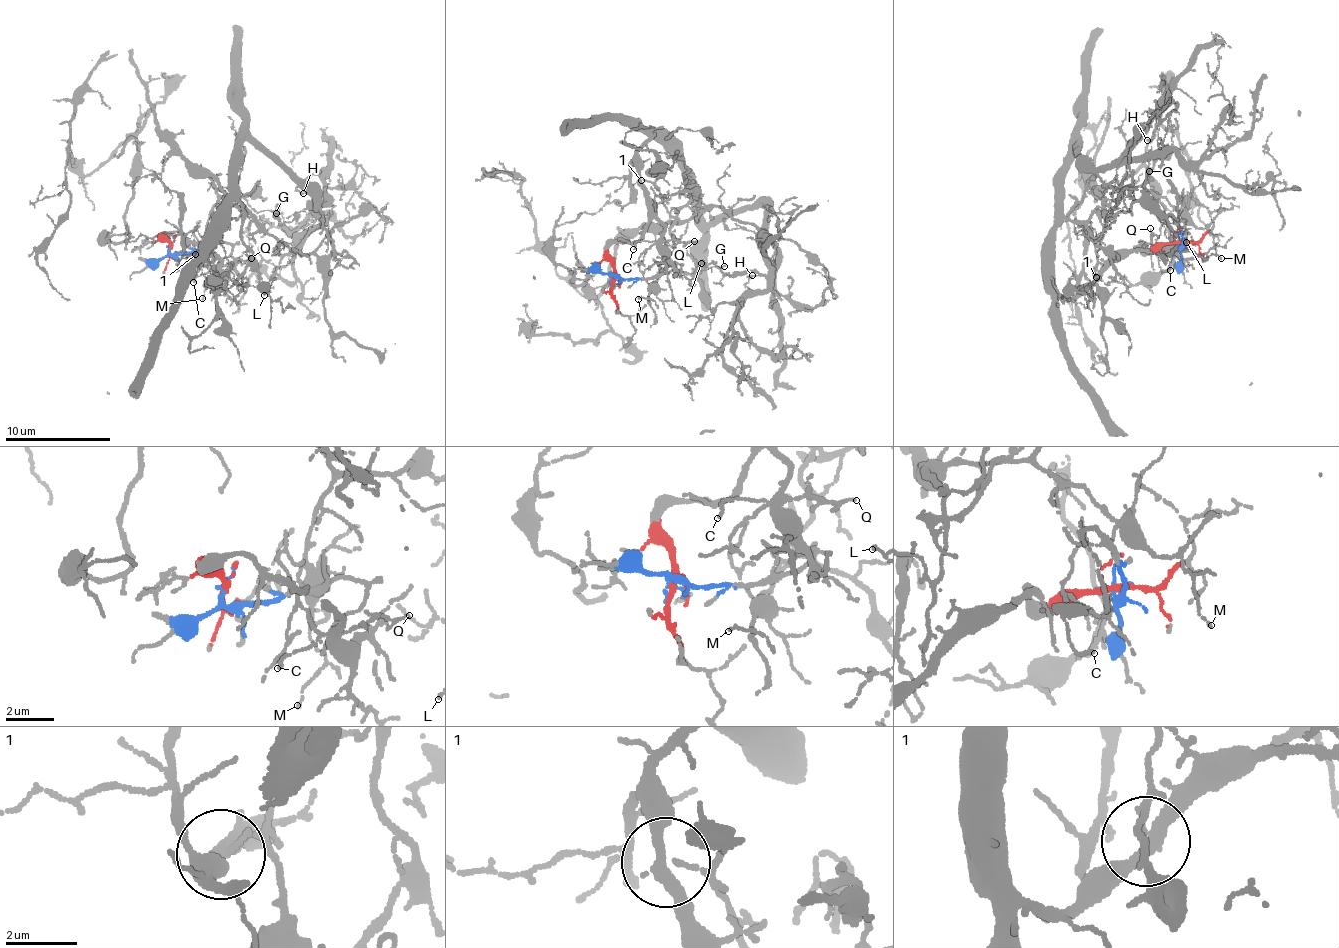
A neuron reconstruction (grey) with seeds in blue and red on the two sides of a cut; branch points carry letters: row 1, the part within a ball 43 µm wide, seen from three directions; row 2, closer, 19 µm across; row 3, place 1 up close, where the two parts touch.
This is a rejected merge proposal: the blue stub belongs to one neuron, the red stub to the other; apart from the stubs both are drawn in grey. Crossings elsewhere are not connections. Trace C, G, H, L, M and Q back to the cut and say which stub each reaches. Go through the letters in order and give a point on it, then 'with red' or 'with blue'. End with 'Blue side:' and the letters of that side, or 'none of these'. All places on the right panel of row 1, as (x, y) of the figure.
C: place (1170, 270); with red
G: place (1149, 171); with blue
H: place (1147, 140); with red
L: place (1186, 242); with red
M: place (1221, 258); with blue
Q: place (1150, 228); with red
Blue side: G, M

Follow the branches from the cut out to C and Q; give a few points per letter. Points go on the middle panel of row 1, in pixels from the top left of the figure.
C: (611, 278), (609, 249), (639, 239), (653, 219), (664, 233), (634, 249)
Q: (611, 278), (614, 260), (609, 249), (614, 243), (639, 239), (651, 221), (661, 223), (664, 237), (693, 242)

